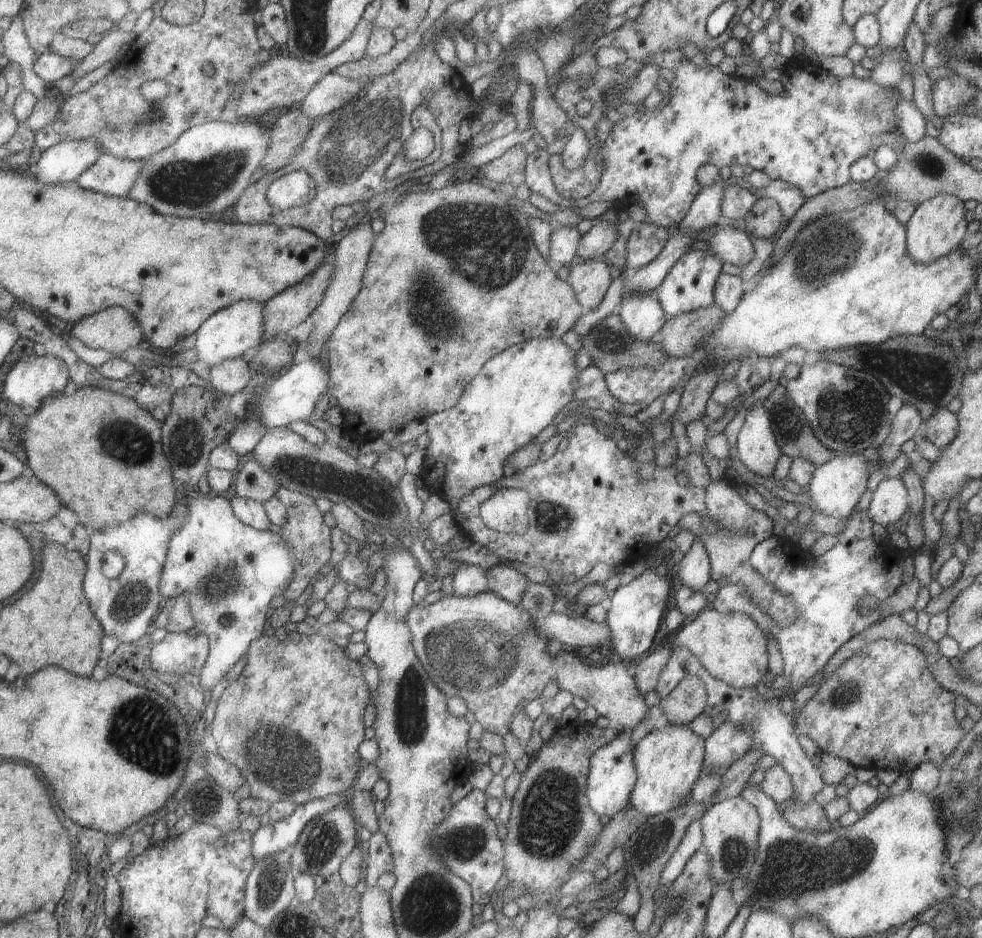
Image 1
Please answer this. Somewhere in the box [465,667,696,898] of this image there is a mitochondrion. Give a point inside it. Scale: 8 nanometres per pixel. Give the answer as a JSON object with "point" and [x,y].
{"point":[551,805]}

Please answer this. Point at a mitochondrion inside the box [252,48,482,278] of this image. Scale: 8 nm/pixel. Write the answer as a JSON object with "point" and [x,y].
{"point":[352,144]}

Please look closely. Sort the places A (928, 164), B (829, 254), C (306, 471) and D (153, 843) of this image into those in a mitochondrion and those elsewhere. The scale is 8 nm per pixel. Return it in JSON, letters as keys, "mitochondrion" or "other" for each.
{"A":"mitochondrion","B":"mitochondrion","C":"mitochondrion","D":"other"}

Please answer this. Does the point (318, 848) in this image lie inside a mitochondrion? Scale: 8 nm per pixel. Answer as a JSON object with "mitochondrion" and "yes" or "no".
{"mitochondrion":"yes"}

